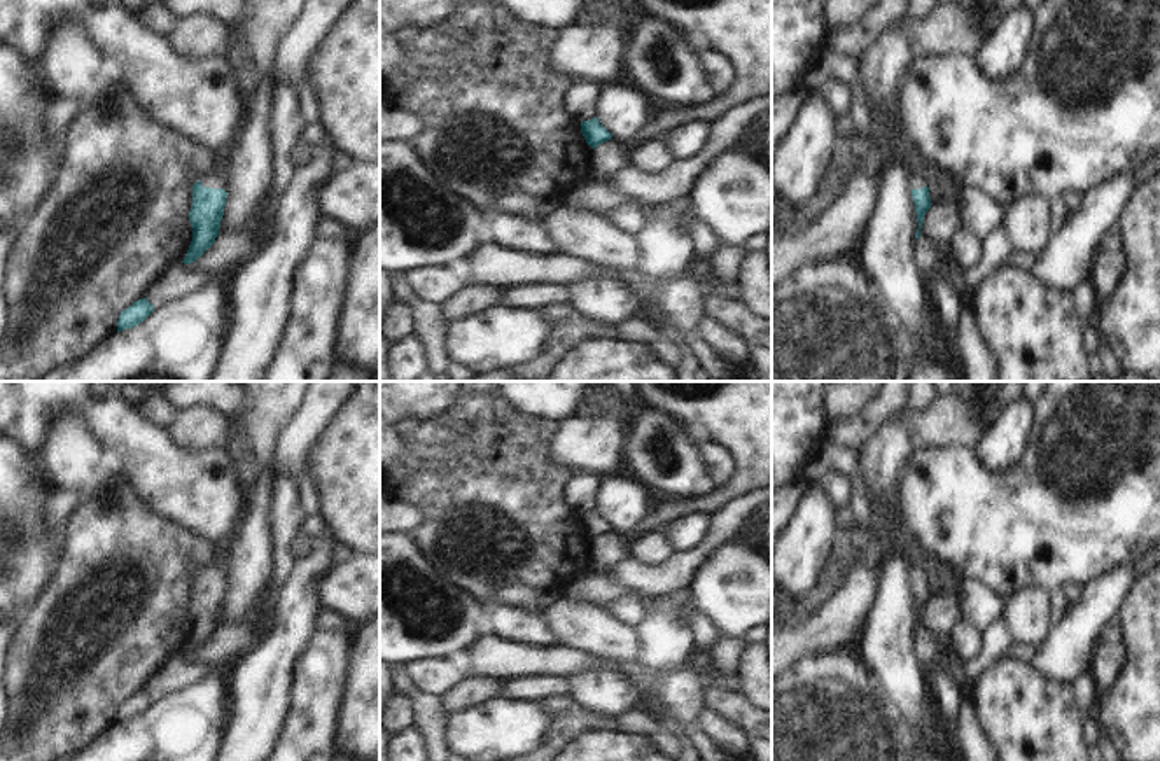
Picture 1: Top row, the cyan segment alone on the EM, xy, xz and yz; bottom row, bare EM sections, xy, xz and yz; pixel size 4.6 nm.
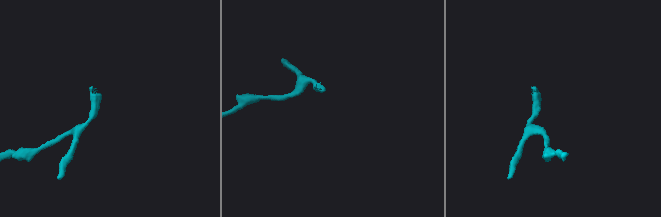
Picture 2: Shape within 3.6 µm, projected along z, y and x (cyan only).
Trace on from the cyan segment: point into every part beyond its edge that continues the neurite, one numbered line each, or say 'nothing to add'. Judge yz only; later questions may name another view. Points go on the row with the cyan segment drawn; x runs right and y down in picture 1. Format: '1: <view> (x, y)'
1: yz (915, 181)

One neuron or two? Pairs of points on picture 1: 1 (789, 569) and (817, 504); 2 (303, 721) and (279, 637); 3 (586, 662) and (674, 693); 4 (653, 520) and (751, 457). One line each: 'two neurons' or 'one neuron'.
1: one neuron
2: two neurons
3: one neuron
4: one neuron

